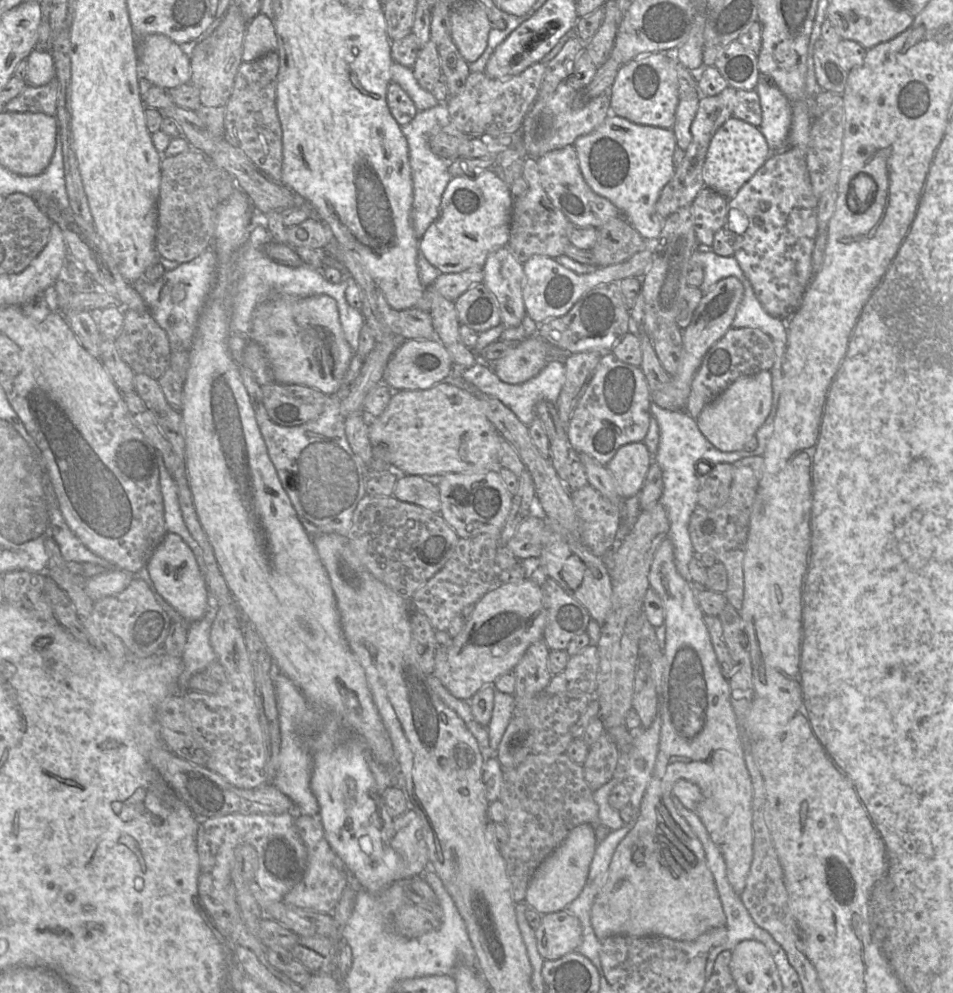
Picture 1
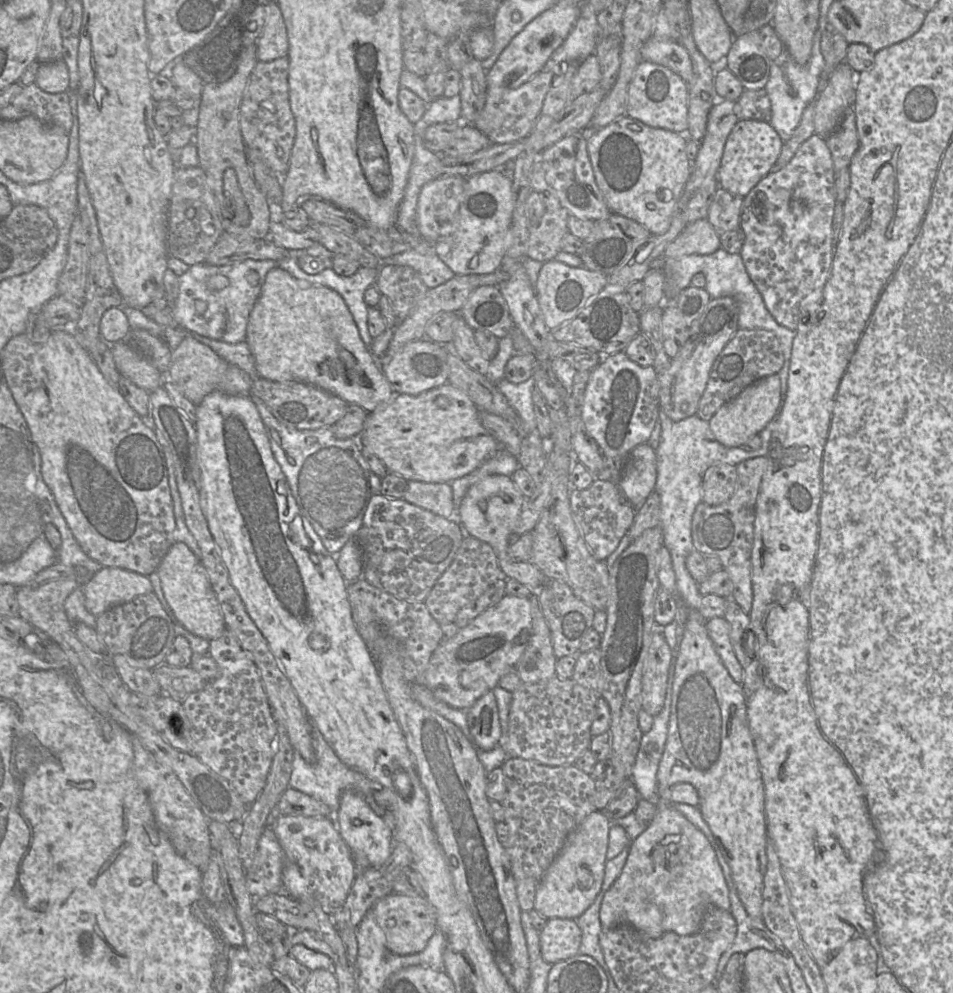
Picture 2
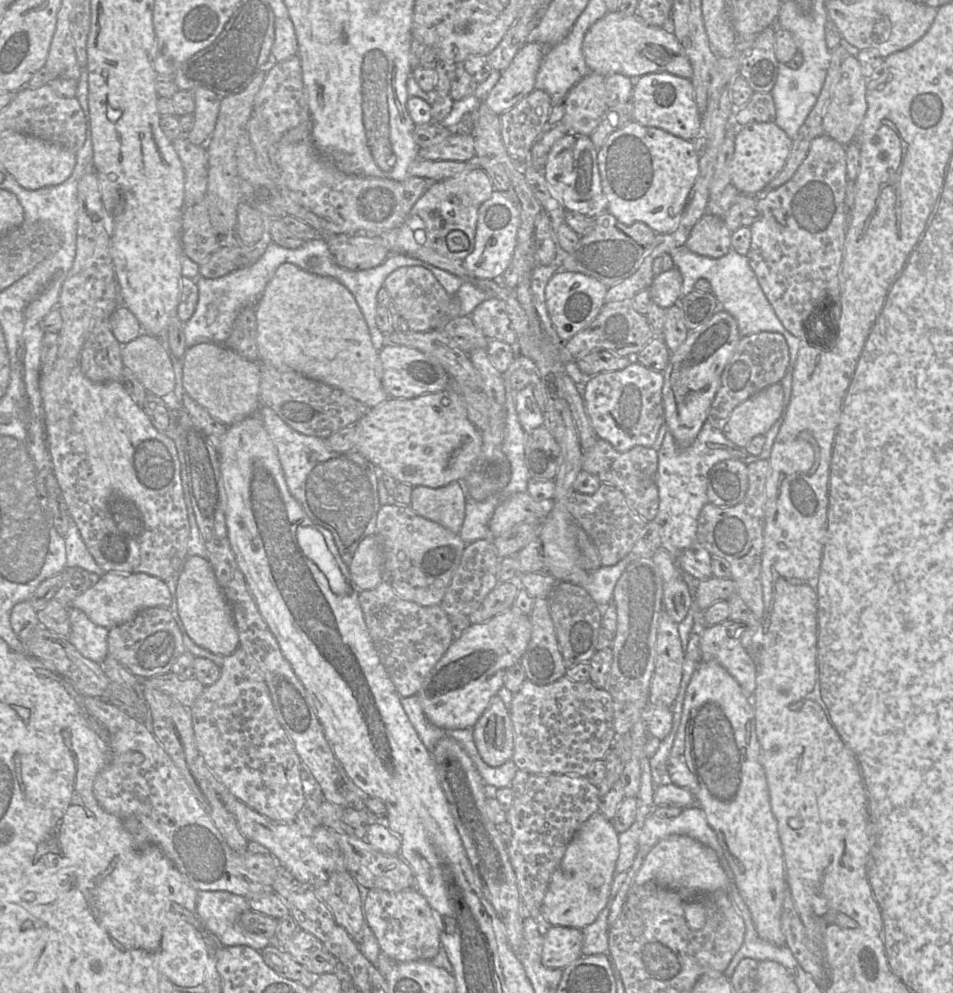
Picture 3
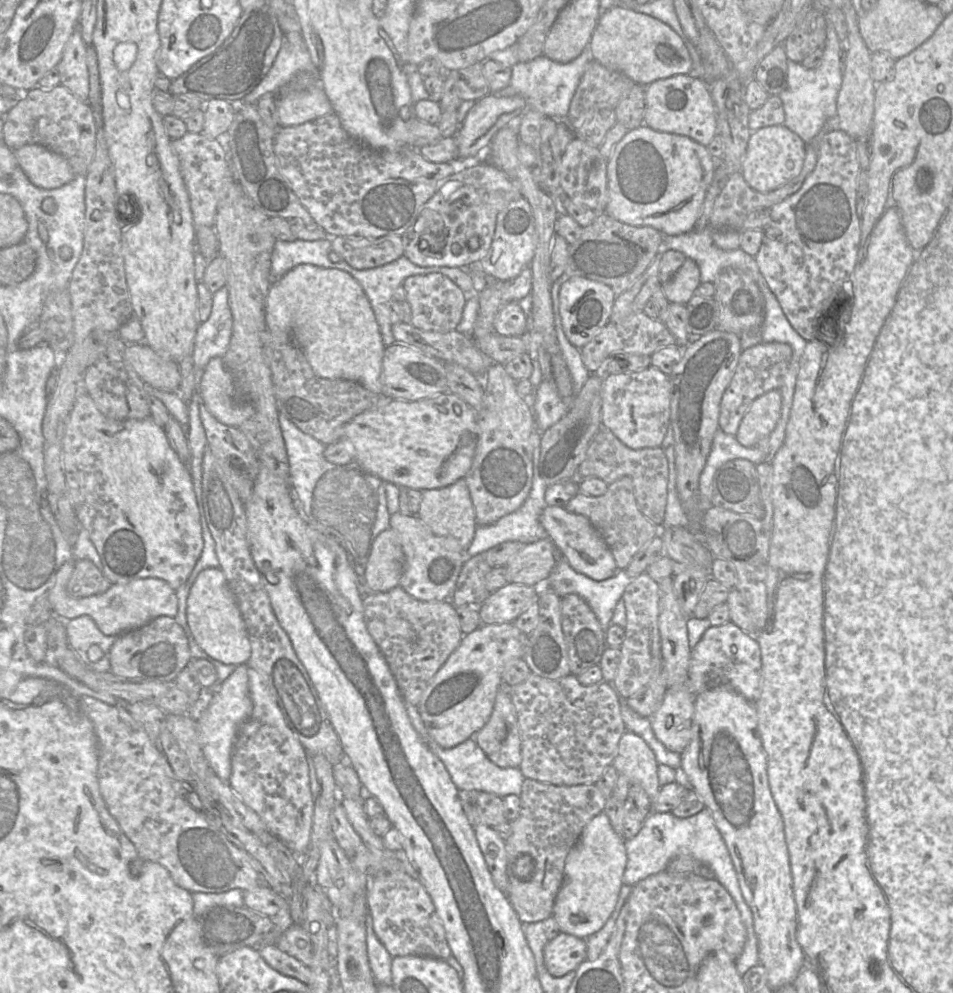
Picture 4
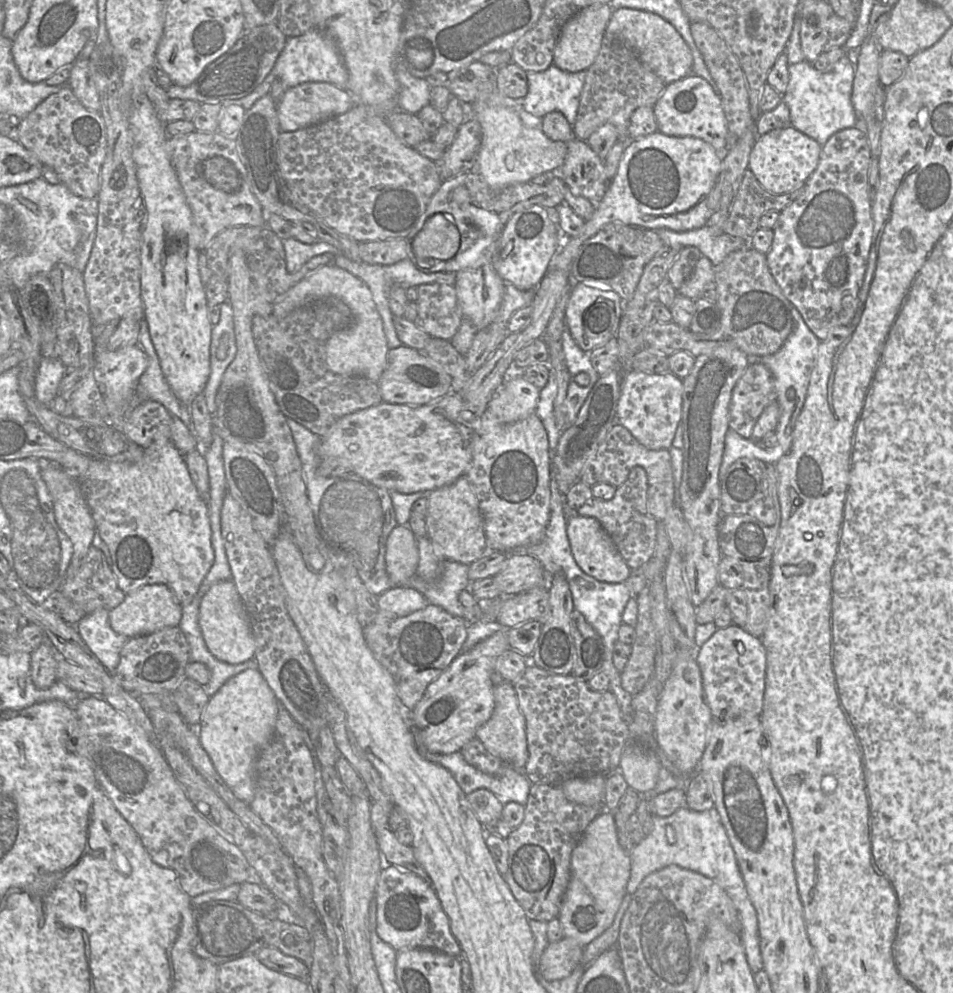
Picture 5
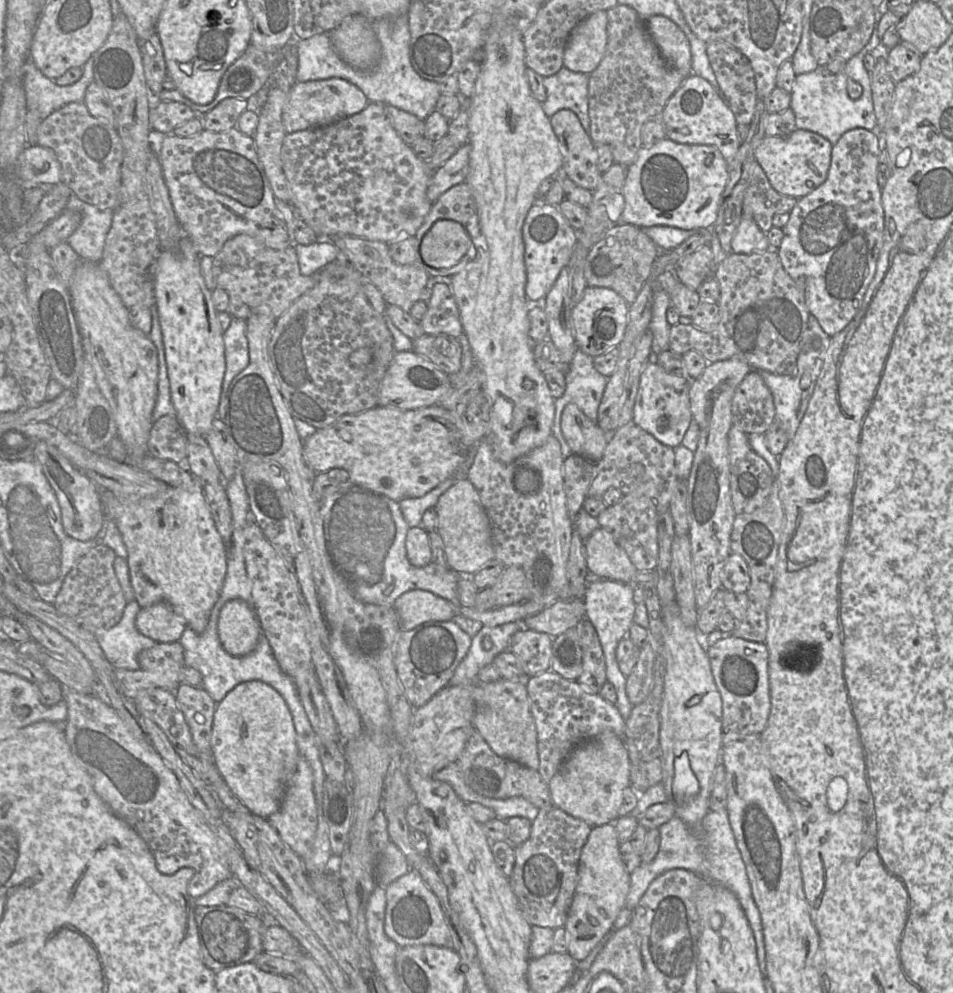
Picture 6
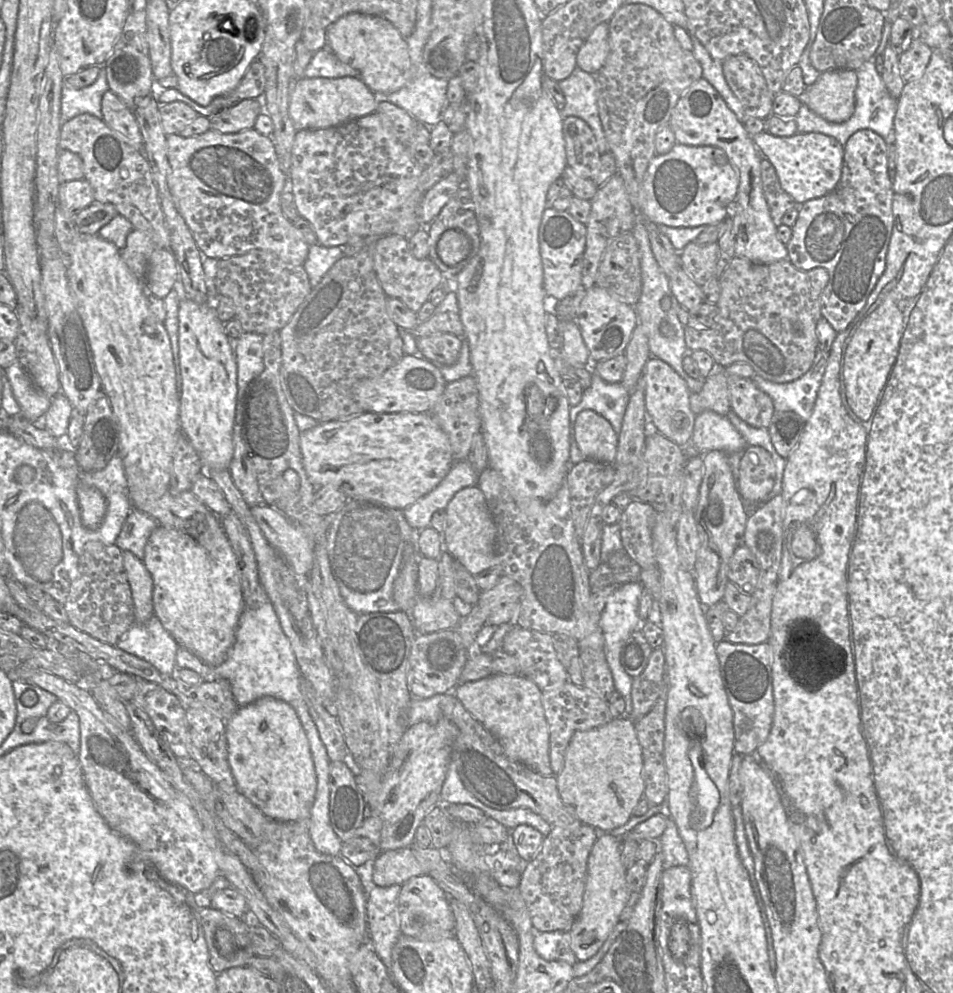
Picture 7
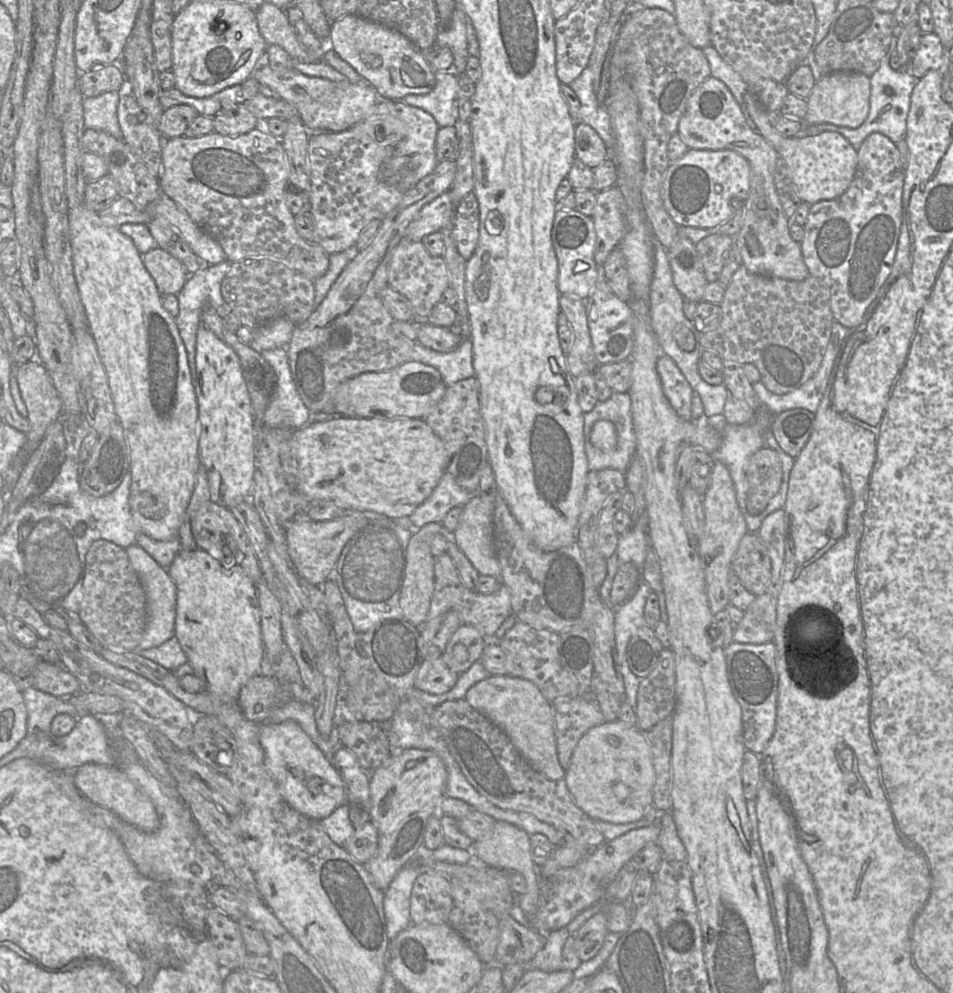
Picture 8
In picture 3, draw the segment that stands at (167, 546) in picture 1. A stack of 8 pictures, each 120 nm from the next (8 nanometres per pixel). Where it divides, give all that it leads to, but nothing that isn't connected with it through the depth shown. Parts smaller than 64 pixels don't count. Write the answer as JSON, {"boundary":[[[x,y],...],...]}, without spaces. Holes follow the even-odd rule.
{"boundary":[[[200,556],[186,558],[178,572],[176,603],[184,628],[197,645],[222,656],[232,654],[240,646],[231,607],[217,582],[209,560]]]}

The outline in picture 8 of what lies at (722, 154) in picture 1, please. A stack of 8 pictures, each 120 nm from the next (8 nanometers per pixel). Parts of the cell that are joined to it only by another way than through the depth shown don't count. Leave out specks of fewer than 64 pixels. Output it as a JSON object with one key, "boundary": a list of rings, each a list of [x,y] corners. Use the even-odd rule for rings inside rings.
{"boundary":[[[751,91],[746,92],[744,101],[758,133],[775,148],[779,158],[788,166],[797,195],[803,203],[813,205],[836,199],[849,188],[856,172],[858,152],[843,135],[825,131],[812,136],[785,137],[775,129],[767,111]]]}

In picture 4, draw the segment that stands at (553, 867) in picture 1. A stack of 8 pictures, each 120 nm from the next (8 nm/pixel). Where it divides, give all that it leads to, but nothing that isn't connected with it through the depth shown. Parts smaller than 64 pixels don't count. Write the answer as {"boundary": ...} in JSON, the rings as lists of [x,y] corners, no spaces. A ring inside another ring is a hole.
{"boundary":[[[599,813],[584,827],[565,861],[563,883],[556,895],[552,911],[552,917],[560,932],[587,939],[604,926],[617,903],[626,863],[624,839],[614,831],[607,814]]]}

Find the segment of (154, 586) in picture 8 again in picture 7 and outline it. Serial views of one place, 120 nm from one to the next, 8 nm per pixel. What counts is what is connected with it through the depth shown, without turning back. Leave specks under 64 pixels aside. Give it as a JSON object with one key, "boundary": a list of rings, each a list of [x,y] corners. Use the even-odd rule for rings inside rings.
{"boundary":[[[123,551],[124,568],[131,588],[135,620],[143,624],[154,616],[153,579],[142,559]]]}

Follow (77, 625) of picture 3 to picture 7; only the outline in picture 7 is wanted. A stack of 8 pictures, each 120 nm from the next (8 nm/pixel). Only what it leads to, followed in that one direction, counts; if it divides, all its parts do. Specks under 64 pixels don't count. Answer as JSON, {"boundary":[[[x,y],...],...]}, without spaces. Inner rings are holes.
{"boundary":[[[156,616],[143,624],[135,623],[115,646],[151,663],[163,675],[176,672],[179,645]]]}

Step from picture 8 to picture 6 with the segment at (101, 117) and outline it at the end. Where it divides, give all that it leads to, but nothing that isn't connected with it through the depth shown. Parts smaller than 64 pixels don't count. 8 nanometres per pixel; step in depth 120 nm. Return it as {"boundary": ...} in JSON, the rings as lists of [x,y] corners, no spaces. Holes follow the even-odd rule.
{"boundary":[[[93,57],[82,68],[83,74],[77,82],[59,86],[42,74],[29,60],[24,66],[23,75],[27,111],[38,112],[40,119],[45,119],[66,104],[83,103],[86,89],[94,81]]]}

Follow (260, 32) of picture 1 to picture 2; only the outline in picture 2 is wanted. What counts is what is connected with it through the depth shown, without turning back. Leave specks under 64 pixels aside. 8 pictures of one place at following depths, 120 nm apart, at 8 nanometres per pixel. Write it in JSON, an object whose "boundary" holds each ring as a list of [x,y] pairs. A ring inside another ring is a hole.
{"boundary":[[[268,1],[266,18],[256,43],[256,58],[267,62],[286,56],[289,43],[281,10],[276,1]]]}

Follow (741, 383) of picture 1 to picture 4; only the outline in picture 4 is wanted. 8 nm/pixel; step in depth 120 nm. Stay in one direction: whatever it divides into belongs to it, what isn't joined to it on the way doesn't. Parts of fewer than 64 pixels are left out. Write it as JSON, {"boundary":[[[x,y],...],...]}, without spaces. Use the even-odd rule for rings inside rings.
{"boundary":[[[780,389],[755,399],[740,423],[737,441],[744,447],[754,447],[759,440],[770,436],[780,419],[781,409]]]}

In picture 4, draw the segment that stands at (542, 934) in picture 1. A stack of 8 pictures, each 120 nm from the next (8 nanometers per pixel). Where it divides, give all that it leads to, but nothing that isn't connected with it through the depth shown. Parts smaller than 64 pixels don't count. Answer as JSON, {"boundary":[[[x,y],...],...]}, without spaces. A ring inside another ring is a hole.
{"boundary":[[[560,932],[544,947],[544,965],[553,977],[562,977],[586,960],[586,950],[586,939]]]}

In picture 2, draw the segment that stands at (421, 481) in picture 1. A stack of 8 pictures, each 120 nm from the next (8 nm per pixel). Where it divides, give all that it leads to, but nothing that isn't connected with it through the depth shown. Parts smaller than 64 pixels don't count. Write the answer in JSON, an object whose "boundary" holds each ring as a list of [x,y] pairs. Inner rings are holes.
{"boundary":[[[408,481],[403,499],[448,520],[455,519],[456,506],[449,483]]]}

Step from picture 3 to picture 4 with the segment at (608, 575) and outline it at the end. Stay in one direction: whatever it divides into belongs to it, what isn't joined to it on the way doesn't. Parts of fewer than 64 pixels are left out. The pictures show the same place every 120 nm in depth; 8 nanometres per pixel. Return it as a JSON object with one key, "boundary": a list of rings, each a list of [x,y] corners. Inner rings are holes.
{"boundary":[[[559,556],[546,583],[561,597],[577,594],[583,598],[606,631],[612,624],[614,609],[631,580],[627,569],[619,569],[612,577],[597,581],[576,571],[563,557]]]}

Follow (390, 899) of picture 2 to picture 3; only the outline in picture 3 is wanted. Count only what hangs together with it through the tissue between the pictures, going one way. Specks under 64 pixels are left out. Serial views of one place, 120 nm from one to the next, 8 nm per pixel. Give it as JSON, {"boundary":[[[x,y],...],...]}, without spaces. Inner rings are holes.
{"boundary":[[[359,886],[363,897],[365,921],[374,933],[381,952],[396,962],[431,961],[440,951],[441,941],[433,911],[416,887],[400,892],[387,892],[379,889],[367,890]]]}

